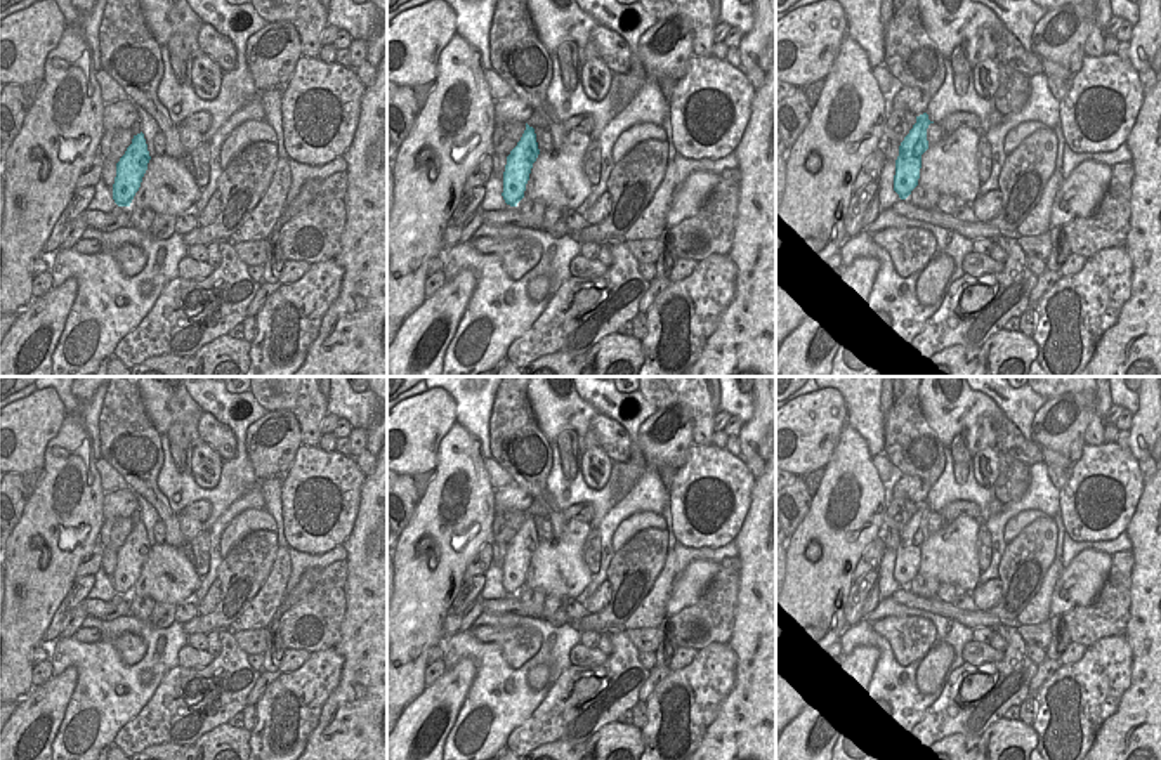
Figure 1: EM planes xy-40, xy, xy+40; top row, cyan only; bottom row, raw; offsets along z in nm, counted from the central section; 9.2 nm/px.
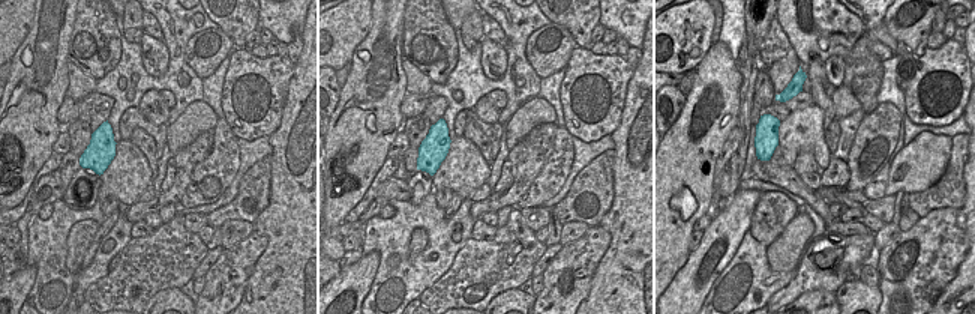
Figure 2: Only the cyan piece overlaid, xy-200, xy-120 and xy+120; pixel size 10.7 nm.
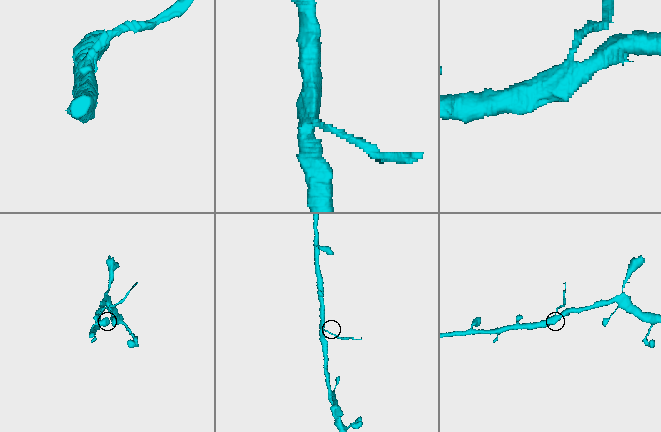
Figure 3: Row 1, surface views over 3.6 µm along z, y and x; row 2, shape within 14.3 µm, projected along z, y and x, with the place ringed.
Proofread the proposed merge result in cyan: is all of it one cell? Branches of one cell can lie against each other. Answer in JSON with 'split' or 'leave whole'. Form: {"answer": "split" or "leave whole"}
{"answer": "split"}

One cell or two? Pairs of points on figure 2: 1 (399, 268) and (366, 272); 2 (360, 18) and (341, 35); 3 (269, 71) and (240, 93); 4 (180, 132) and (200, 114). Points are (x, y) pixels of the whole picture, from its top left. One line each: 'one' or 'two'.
1: two
2: one
3: one
4: one

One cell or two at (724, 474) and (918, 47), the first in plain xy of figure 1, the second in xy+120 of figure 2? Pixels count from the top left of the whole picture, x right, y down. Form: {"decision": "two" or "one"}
{"decision": "two"}

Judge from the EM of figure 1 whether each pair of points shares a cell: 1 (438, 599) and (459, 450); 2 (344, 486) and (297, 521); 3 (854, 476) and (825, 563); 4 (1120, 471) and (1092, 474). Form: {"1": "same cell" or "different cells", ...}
{"1": "same cell", "2": "same cell", "3": "same cell", "4": "same cell"}

